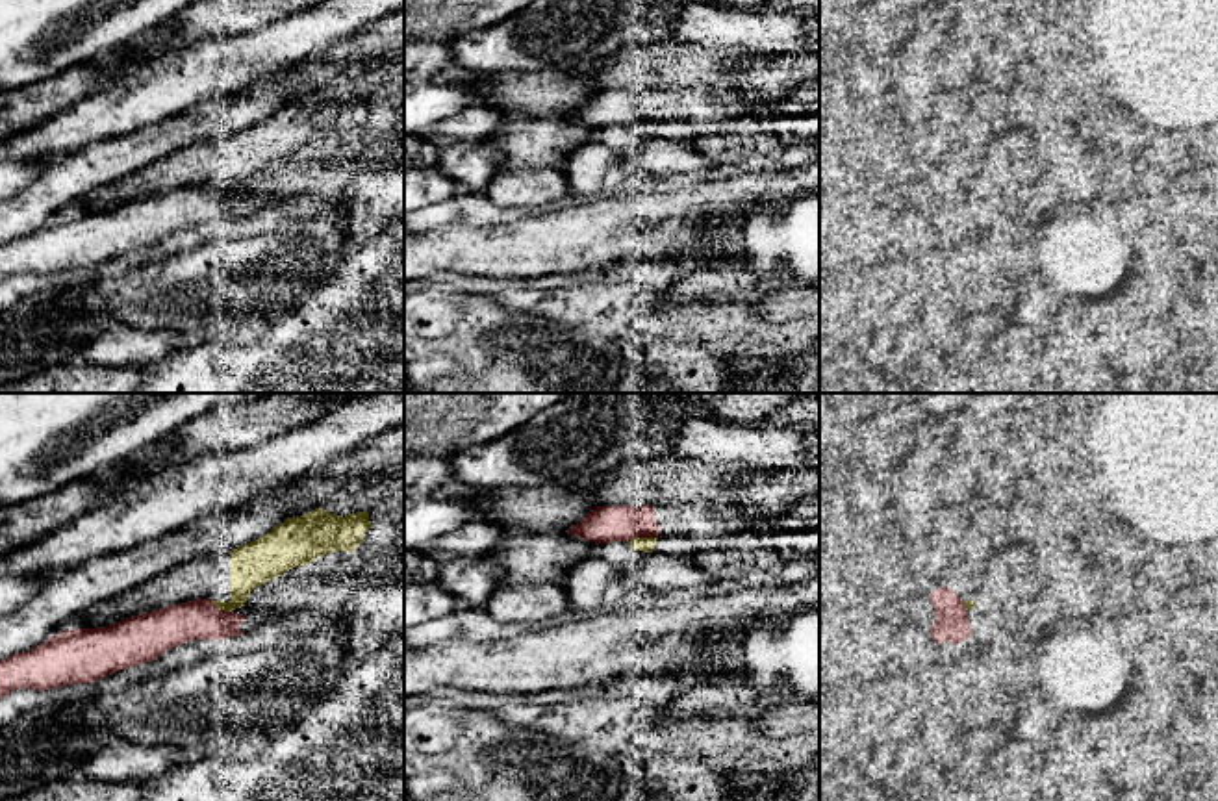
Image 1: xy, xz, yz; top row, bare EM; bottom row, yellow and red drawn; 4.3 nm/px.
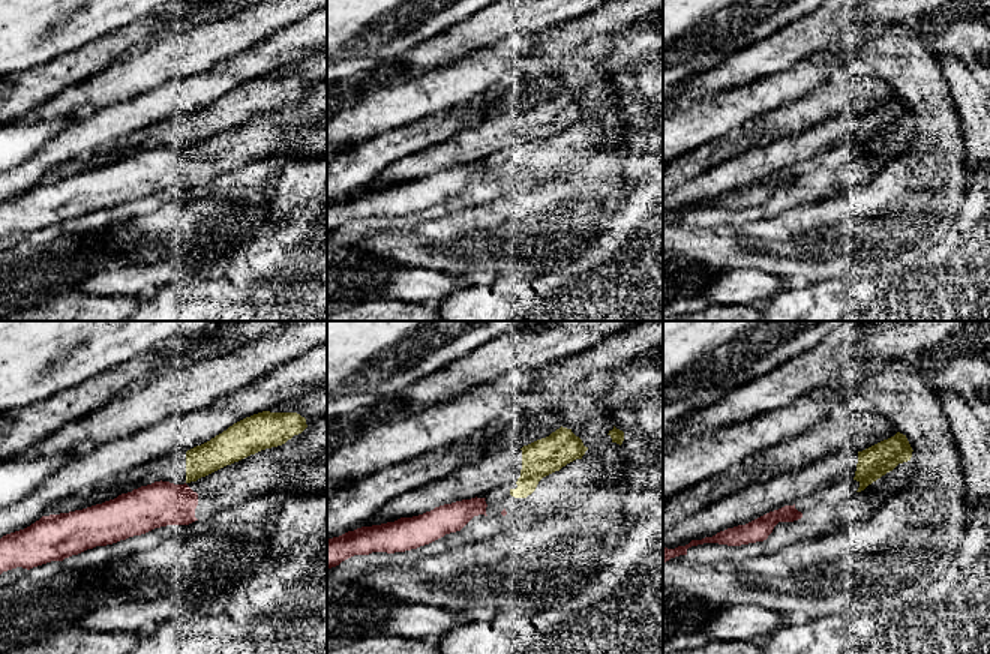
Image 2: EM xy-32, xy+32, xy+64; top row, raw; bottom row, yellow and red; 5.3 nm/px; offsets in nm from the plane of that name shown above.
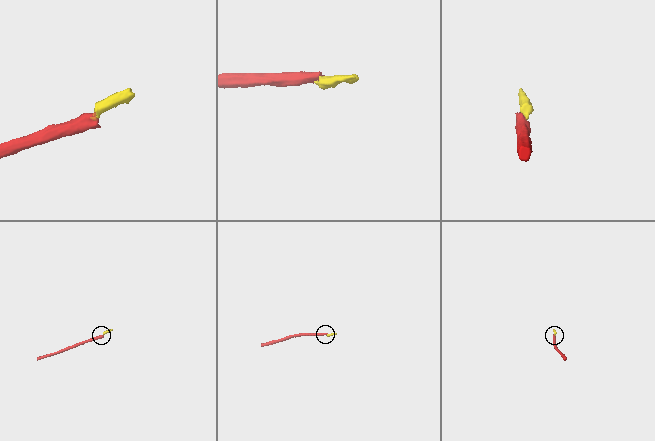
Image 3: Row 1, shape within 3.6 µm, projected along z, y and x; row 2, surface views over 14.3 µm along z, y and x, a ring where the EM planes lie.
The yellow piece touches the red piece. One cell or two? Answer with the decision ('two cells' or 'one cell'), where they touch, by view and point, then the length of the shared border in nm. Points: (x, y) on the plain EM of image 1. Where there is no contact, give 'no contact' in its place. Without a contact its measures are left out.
two cells; meets yellow in xy at (223, 193); contact 110 nm long

